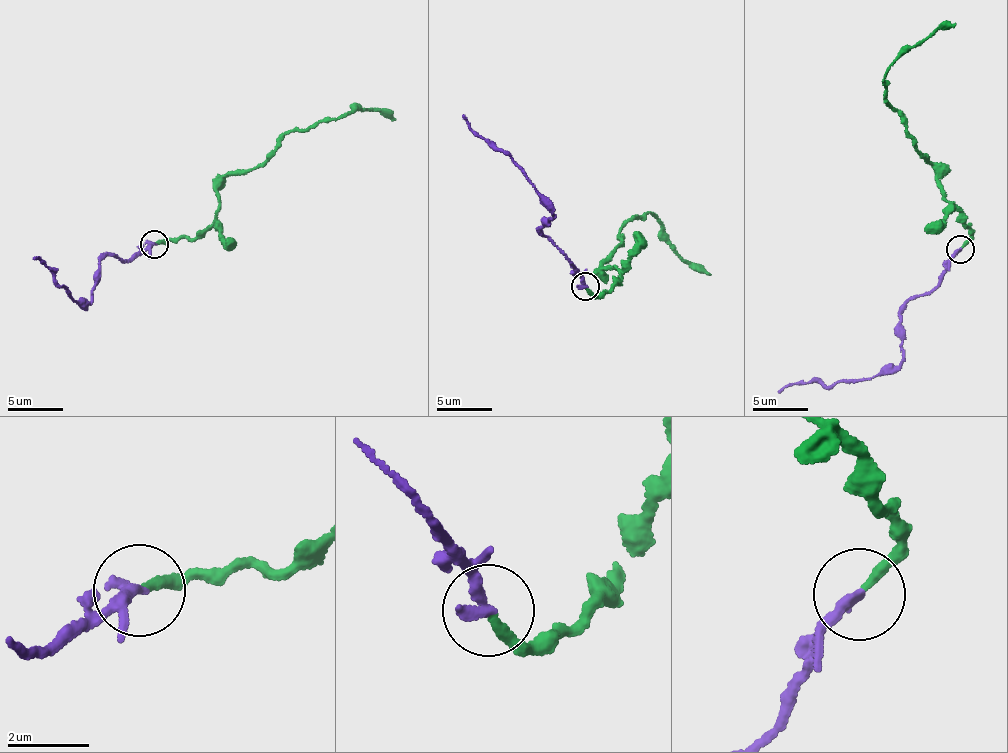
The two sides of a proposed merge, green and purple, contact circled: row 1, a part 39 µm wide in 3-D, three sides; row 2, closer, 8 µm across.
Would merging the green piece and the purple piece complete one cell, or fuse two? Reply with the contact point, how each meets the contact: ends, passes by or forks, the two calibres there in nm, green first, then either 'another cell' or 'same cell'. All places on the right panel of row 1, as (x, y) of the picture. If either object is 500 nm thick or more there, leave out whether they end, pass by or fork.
(960, 249) | green ends | purple ends | 240/320 nm | same cell

